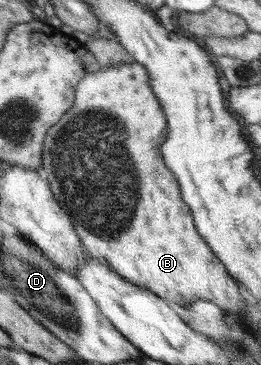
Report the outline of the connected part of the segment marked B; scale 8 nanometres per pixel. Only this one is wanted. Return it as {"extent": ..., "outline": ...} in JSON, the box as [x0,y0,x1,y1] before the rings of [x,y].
{"extent":[39,62,245,316],"outline":[[[133,62],[132,64],[115,64],[108,66],[104,71],[86,75],[76,87],[74,106],[66,114],[60,124],[56,124],[52,130],[48,130],[46,140],[44,140],[44,154],[42,154],[42,166],[39,169],[42,176],[49,182],[50,190],[56,202],[63,207],[64,213],[71,219],[77,235],[80,237],[84,250],[92,258],[103,260],[112,267],[114,272],[129,280],[132,284],[145,288],[156,294],[165,301],[168,300],[172,306],[187,306],[197,300],[209,300],[215,302],[226,314],[244,316],[245,300],[238,291],[238,287],[233,277],[229,275],[227,268],[220,262],[220,259],[212,252],[208,243],[200,236],[193,223],[193,217],[189,206],[181,197],[178,181],[172,171],[165,165],[162,158],[161,146],[167,137],[167,120],[163,113],[161,104],[150,86],[150,77],[144,66]]]}

